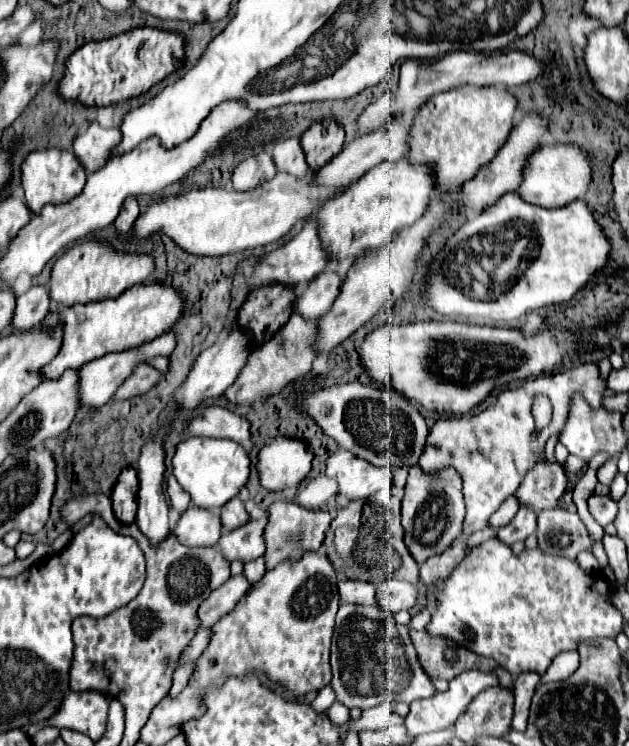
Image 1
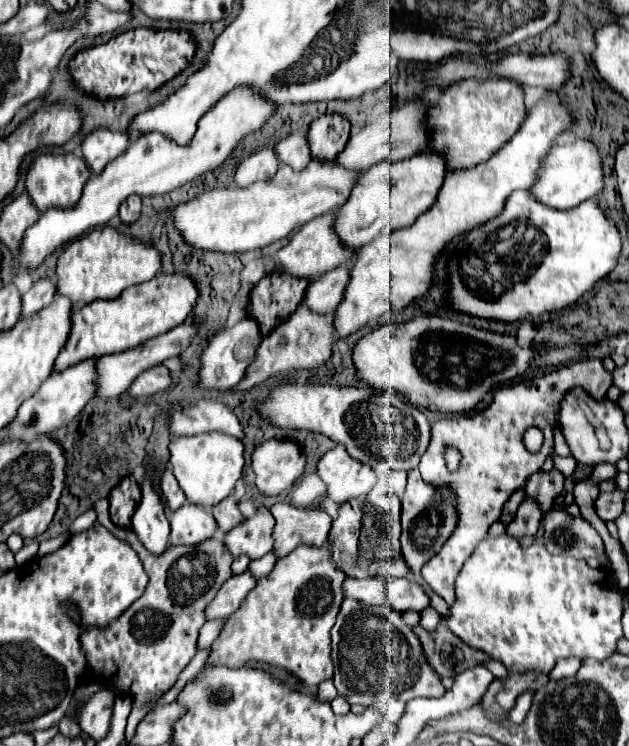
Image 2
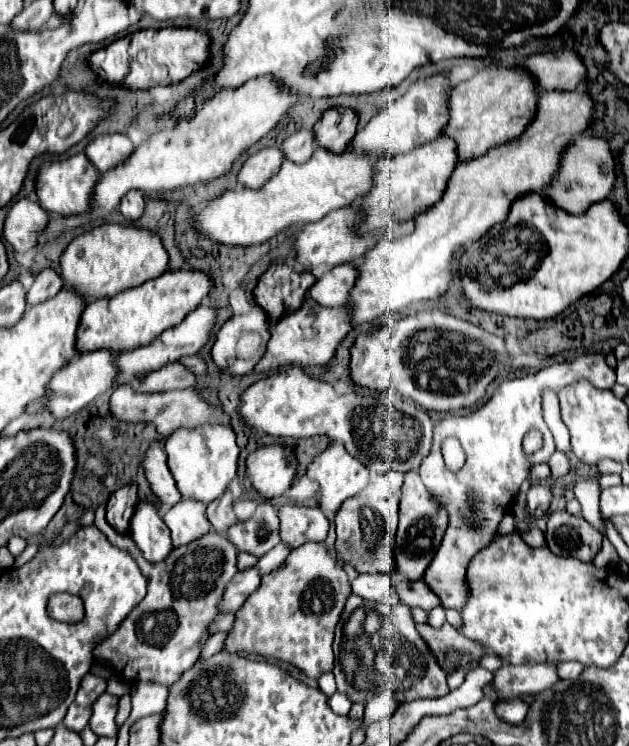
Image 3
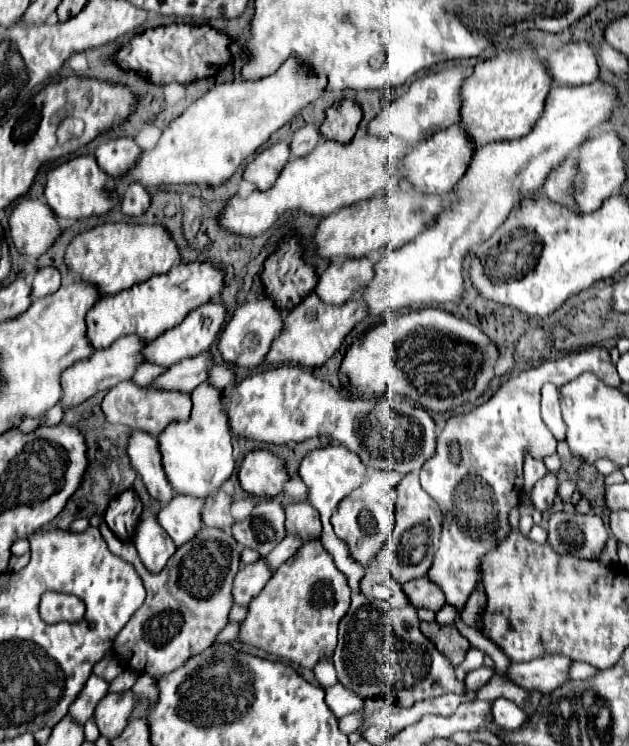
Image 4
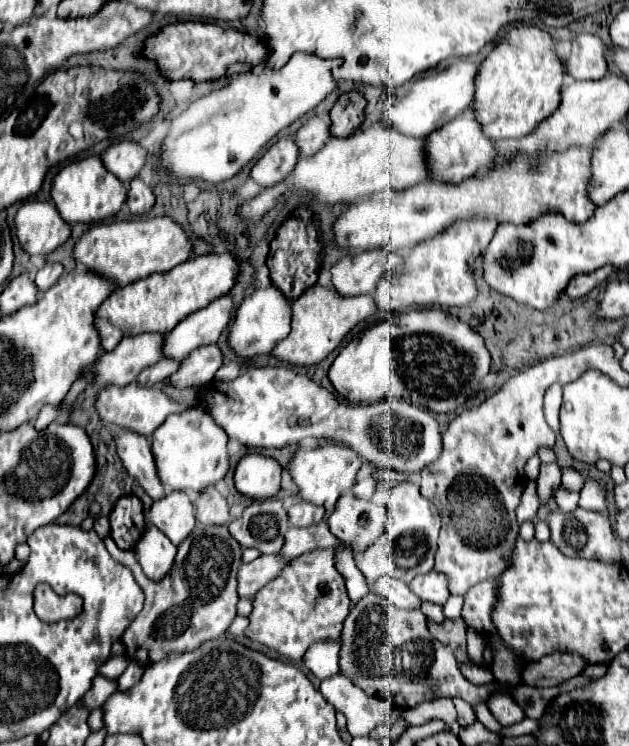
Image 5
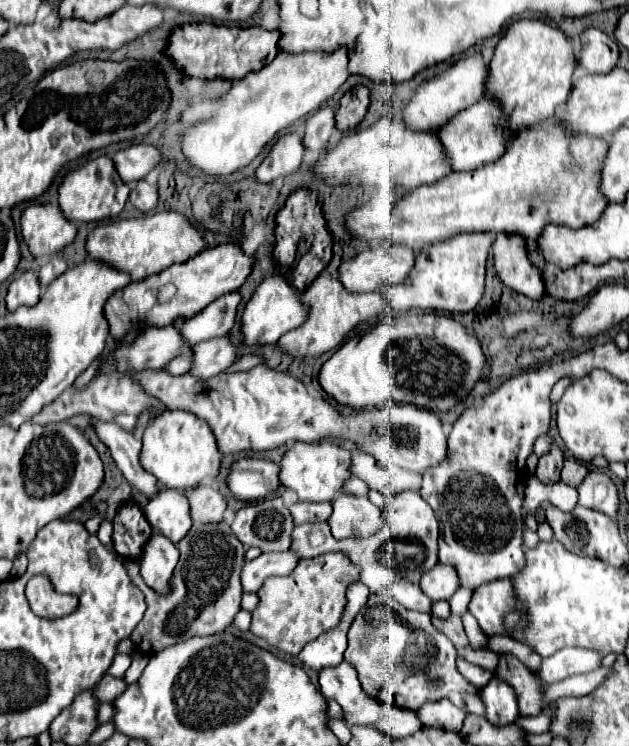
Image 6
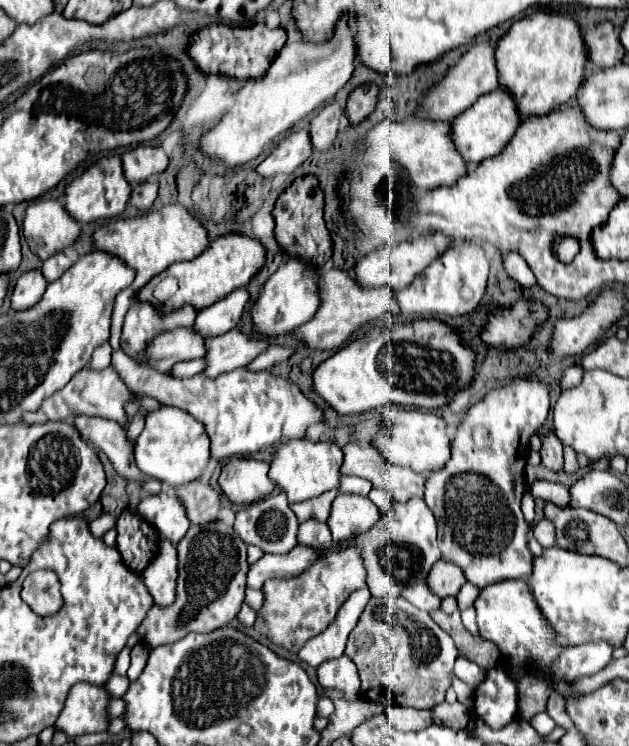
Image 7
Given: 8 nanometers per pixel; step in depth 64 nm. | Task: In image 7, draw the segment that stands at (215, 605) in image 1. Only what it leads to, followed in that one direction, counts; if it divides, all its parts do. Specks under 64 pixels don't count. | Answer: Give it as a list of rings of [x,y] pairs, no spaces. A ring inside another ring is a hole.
[[[296,546],[292,552],[286,554],[264,554],[258,562],[250,564],[246,586],[248,588],[262,588],[262,584],[268,578],[292,578],[298,576],[312,564],[316,558],[320,558],[320,552],[312,552],[310,548]]]

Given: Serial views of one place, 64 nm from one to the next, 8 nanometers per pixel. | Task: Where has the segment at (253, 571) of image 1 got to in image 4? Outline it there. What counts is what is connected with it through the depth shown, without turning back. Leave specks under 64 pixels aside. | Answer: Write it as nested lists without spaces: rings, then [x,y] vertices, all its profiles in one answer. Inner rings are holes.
[[[286,536],[264,560],[266,560],[266,564],[272,568],[272,570],[276,570],[280,564],[284,564],[300,546],[302,546],[304,542],[302,540],[296,540],[294,536]]]

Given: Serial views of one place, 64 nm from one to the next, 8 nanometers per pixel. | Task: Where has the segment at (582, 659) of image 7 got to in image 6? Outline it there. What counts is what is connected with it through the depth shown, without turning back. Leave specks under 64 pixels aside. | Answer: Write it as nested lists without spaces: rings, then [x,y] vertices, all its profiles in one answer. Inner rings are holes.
[[[562,648],[548,658],[542,658],[536,674],[544,684],[560,682],[574,674],[586,674],[600,668],[602,654],[584,648]]]

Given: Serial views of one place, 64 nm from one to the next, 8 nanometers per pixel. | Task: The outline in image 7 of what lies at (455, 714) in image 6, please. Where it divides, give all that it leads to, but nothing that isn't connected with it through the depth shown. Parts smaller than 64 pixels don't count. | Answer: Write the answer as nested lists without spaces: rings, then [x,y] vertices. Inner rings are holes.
[[[442,702],[442,704],[436,704],[434,708],[430,708],[430,712],[432,712],[432,722],[434,724],[446,726],[446,728],[452,728],[452,730],[466,728],[468,718],[470,718],[470,710],[462,704]]]

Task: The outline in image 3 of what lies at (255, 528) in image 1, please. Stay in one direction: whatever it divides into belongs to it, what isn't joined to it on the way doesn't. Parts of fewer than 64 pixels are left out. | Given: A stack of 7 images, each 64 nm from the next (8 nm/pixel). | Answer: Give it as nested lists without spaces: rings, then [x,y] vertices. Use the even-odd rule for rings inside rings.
[[[258,504],[254,516],[246,522],[238,522],[228,530],[228,540],[240,552],[250,552],[256,558],[264,556],[278,542],[278,514],[272,504]]]

